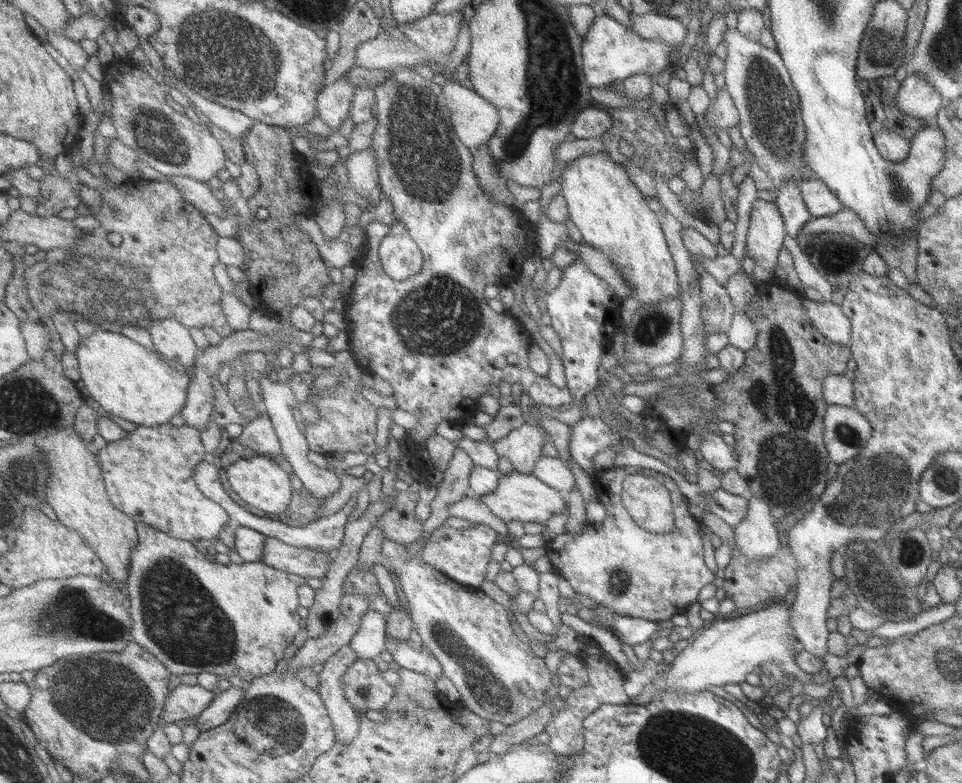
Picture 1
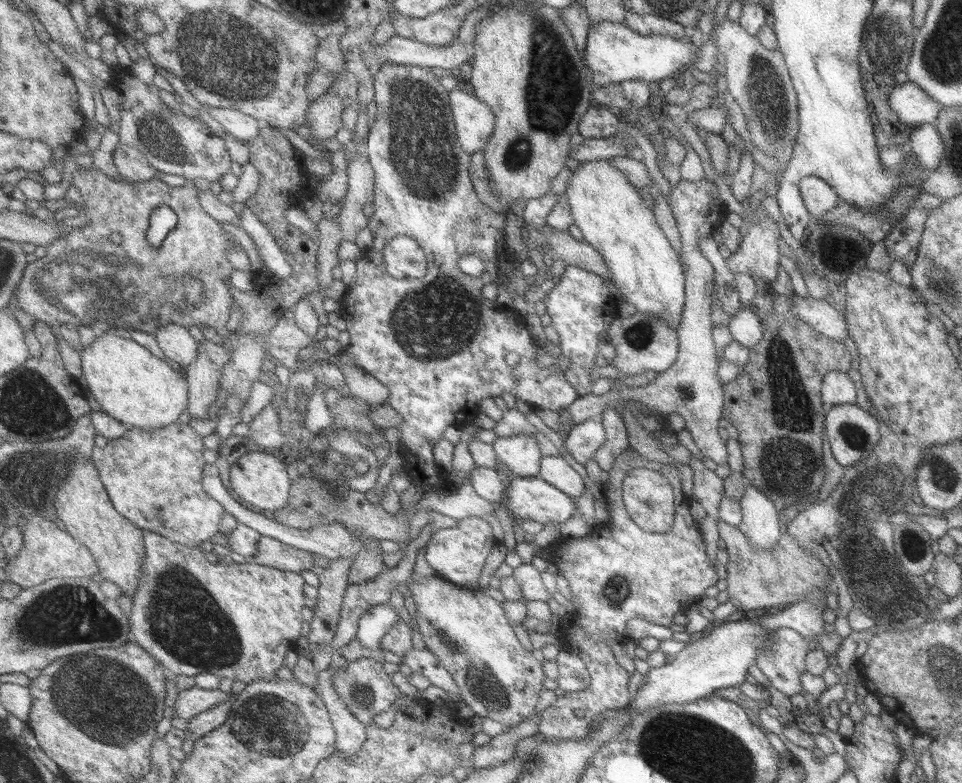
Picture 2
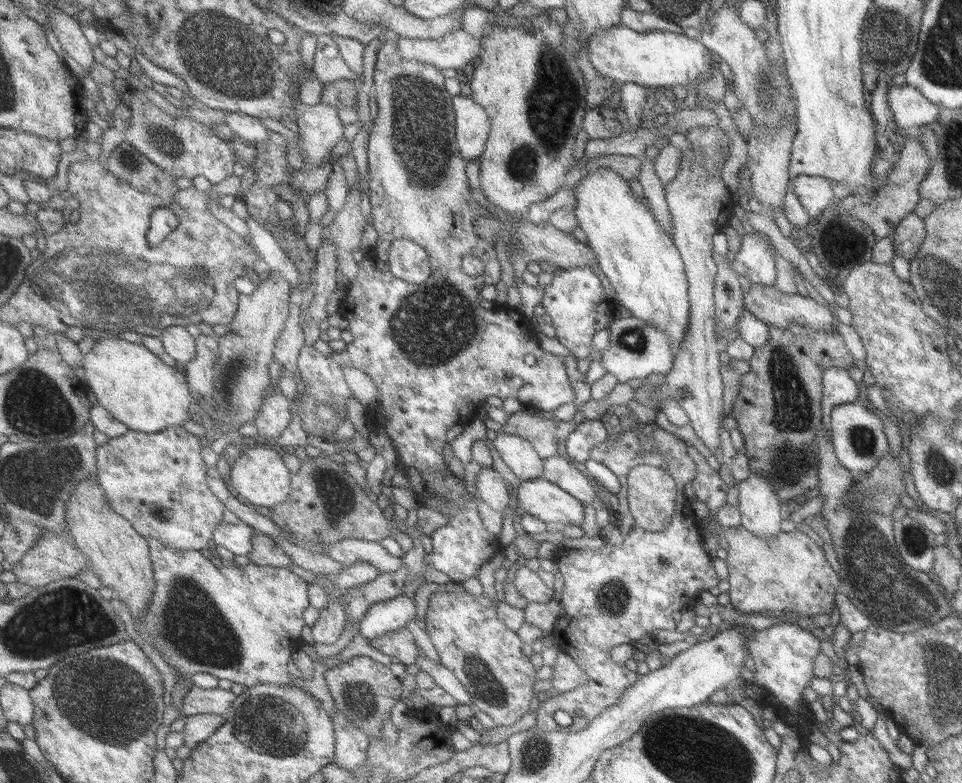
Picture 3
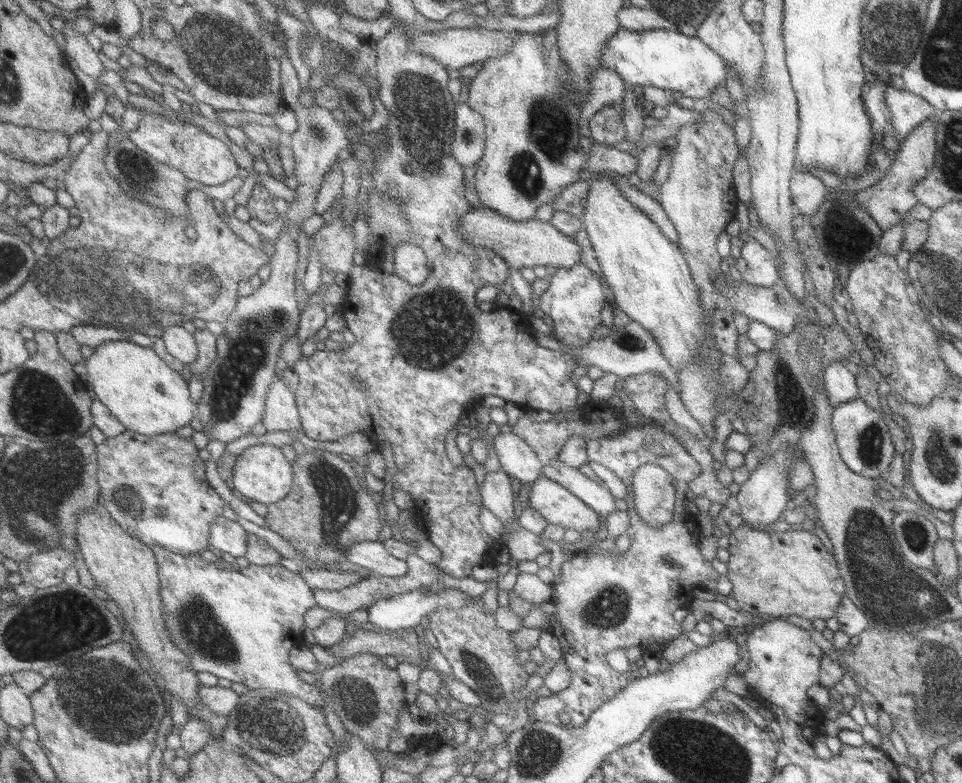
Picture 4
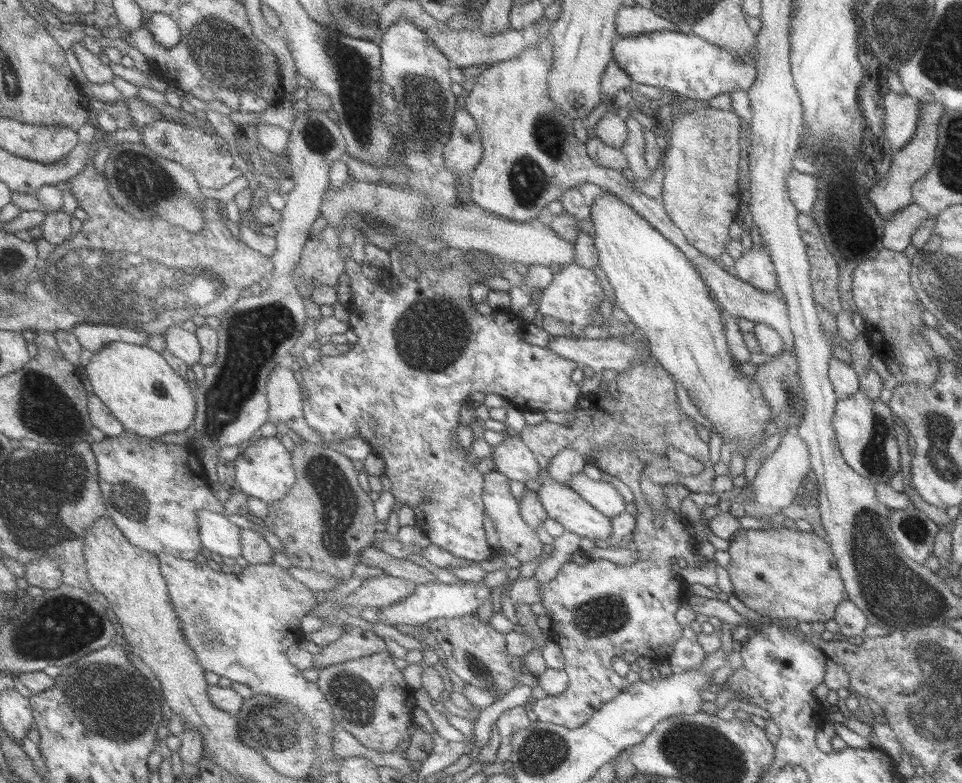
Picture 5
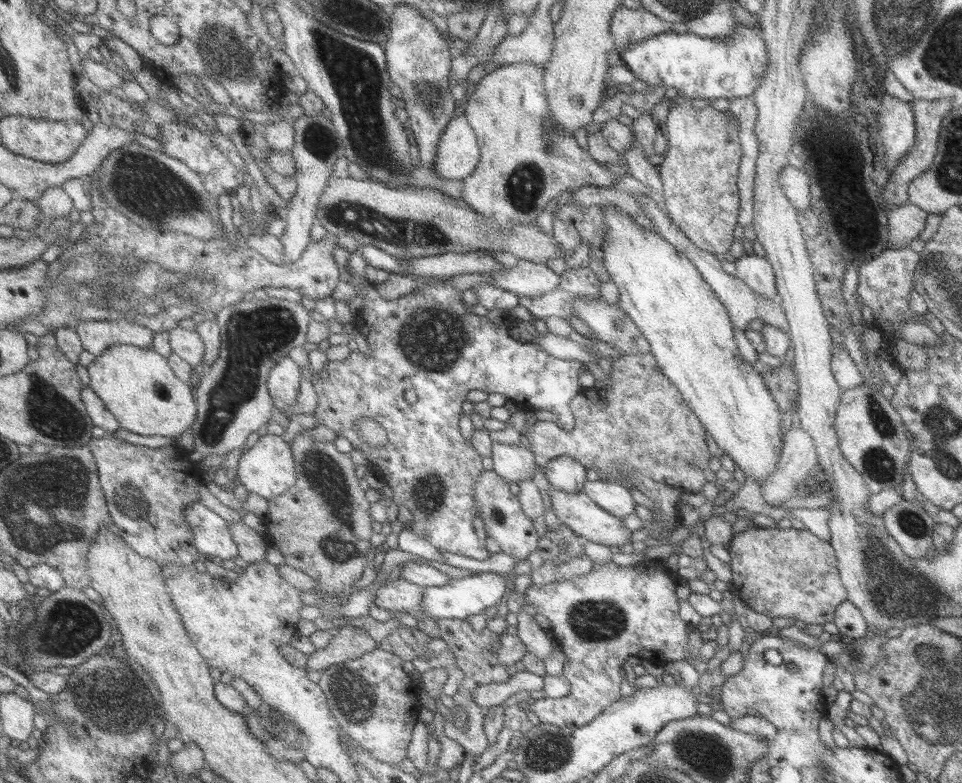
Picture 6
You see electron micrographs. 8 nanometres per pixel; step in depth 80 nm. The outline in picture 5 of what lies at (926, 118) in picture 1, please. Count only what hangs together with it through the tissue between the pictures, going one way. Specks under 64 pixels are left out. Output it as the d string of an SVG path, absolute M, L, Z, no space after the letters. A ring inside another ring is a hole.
M885 92L883 102L883 136L893 151L898 151L912 138L921 102L907 95Z

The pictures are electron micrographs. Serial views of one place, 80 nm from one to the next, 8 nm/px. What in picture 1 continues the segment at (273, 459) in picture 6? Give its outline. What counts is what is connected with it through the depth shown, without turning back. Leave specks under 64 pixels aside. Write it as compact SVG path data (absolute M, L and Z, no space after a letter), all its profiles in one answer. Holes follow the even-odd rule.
M257 454L248 459L238 460L228 468L231 489L243 502L267 514L280 515L289 508L294 494L289 475L271 458Z

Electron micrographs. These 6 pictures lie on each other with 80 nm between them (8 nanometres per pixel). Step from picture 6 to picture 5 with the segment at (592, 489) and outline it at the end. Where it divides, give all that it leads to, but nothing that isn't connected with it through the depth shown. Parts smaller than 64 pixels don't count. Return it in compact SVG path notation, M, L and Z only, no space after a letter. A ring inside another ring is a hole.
M577 472L569 481L569 487L610 519L625 510L626 502L606 479L595 481L591 480L587 474Z

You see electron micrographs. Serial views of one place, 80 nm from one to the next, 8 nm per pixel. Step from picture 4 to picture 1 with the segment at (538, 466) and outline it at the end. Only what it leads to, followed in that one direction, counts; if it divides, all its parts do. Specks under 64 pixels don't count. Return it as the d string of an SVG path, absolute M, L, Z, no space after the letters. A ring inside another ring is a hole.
M529 423L517 428L494 445L499 456L507 458L513 470L533 474L537 461L544 456L545 430Z

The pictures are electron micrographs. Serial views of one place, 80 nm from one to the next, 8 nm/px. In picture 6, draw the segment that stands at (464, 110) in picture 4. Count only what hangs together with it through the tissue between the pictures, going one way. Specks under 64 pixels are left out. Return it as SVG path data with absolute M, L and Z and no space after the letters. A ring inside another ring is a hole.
M464 113L453 117L440 140L434 172L445 180L463 181L474 173L480 158L480 141L471 122Z

